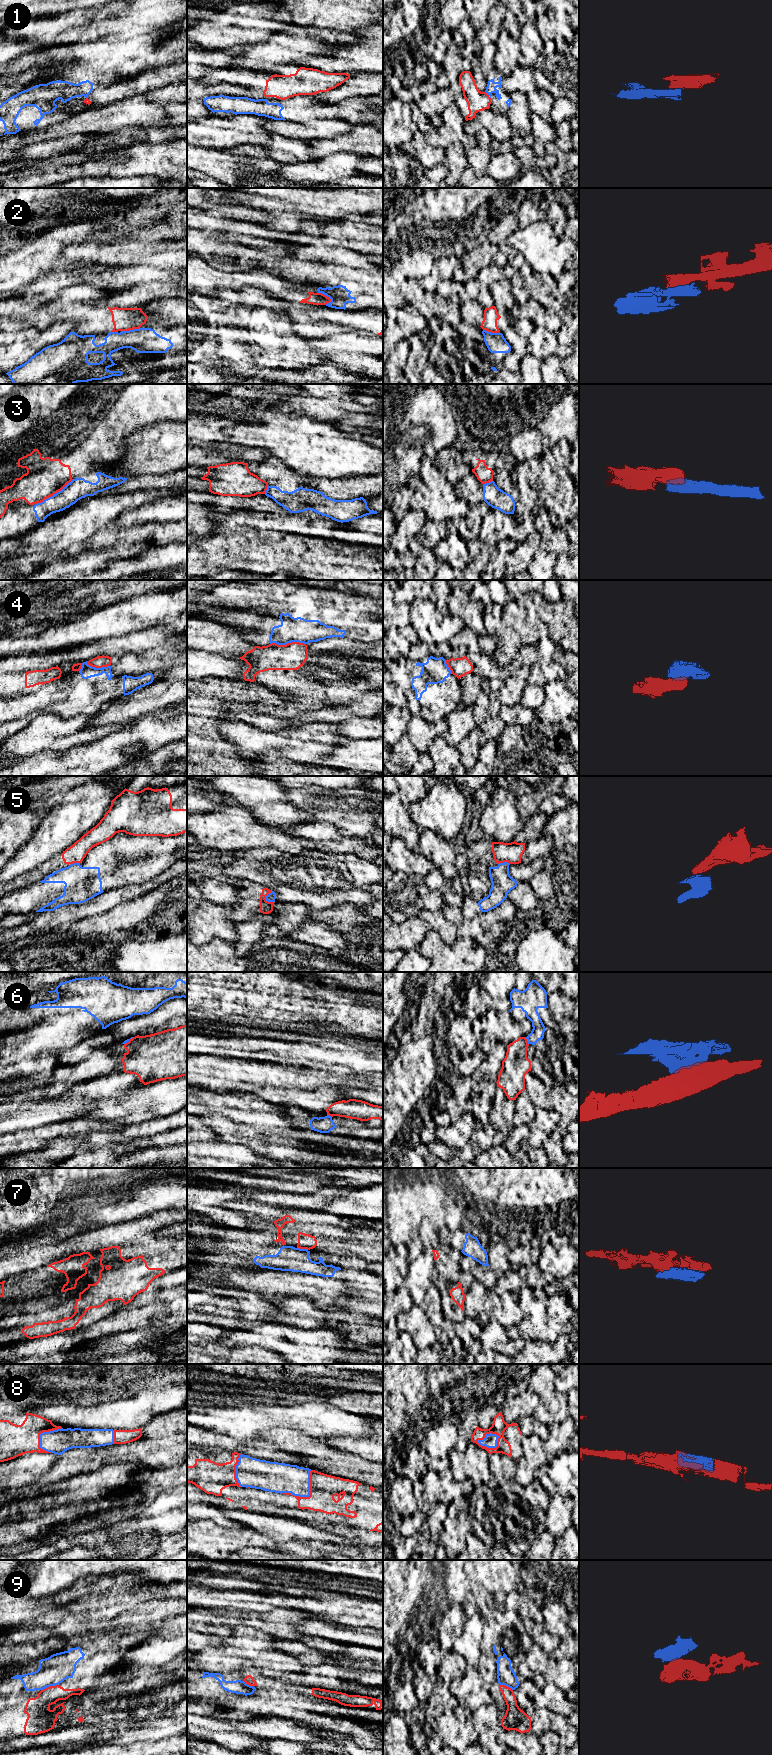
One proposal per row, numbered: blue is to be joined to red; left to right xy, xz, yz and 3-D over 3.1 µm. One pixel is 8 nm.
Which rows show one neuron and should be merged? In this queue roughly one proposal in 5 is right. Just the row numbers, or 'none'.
8

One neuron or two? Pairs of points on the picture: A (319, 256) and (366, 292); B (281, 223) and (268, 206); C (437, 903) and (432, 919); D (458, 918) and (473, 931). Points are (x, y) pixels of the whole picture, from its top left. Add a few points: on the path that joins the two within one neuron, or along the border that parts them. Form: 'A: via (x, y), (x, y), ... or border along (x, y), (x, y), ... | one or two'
A: via (331, 266), (350, 284), (354, 285) | one
B: border along (295, 202), (276, 199), (277, 209), (270, 213) | two
C: border along (441, 908), (435, 911), (421, 910), (417, 914) | two
D: via (462, 922), (469, 928) | one

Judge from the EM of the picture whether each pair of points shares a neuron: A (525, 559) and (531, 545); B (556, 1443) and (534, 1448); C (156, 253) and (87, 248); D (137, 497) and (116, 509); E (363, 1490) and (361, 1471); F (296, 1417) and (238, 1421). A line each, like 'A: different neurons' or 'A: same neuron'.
A: same neuron
B: different neurons
C: same neuron
D: same neuron
E: different neurons
F: same neuron

